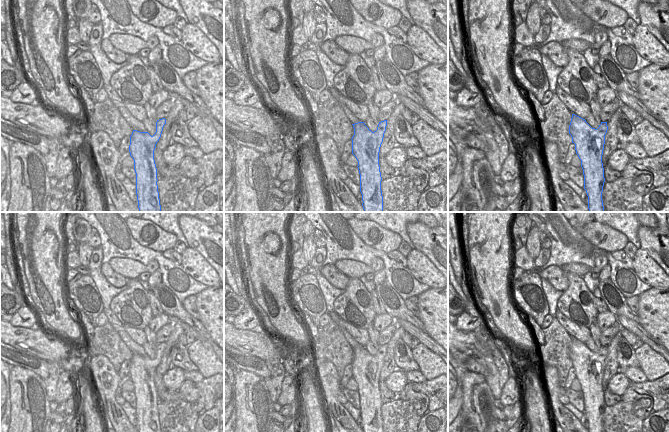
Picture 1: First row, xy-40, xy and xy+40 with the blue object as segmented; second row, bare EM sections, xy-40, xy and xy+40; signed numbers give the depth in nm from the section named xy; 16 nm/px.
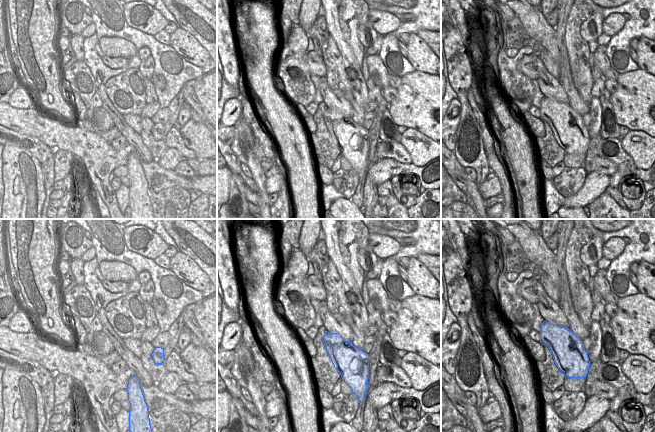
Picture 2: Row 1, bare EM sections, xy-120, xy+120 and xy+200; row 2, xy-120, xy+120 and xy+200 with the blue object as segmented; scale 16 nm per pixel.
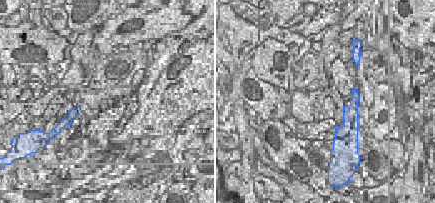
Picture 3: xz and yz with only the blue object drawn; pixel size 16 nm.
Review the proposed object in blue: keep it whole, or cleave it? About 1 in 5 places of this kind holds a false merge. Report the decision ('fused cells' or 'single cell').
single cell

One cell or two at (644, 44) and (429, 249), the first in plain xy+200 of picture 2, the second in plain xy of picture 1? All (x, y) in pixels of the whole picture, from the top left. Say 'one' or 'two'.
two

